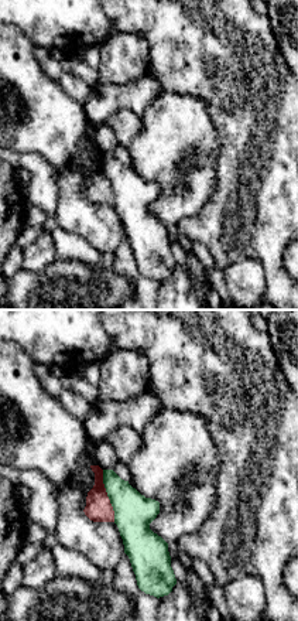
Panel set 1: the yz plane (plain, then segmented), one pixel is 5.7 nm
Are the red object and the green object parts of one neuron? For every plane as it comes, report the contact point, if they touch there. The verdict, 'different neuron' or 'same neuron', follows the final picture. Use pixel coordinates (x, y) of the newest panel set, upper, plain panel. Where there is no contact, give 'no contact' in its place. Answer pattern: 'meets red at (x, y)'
meets red at (106, 178)

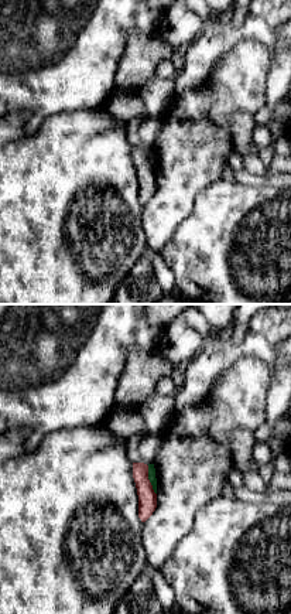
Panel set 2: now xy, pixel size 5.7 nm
meets red at (149, 163)

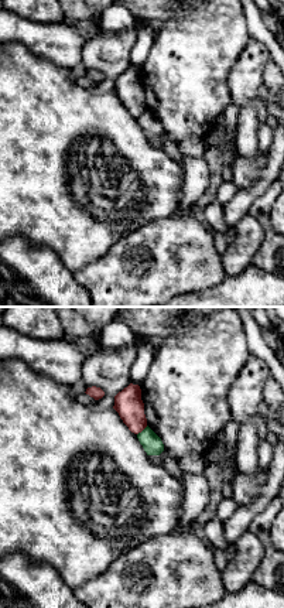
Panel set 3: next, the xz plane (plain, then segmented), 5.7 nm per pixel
meets red at (142, 113)

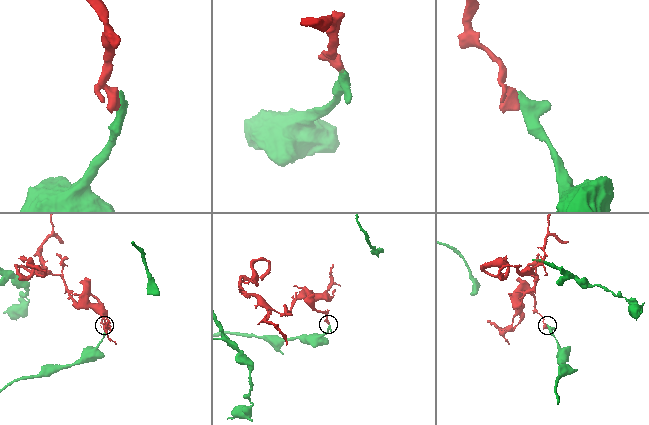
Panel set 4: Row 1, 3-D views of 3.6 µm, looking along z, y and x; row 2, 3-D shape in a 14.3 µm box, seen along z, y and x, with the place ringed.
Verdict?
different neuron

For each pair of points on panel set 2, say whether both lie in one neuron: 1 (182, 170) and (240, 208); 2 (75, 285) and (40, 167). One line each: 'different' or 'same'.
1: different
2: same

